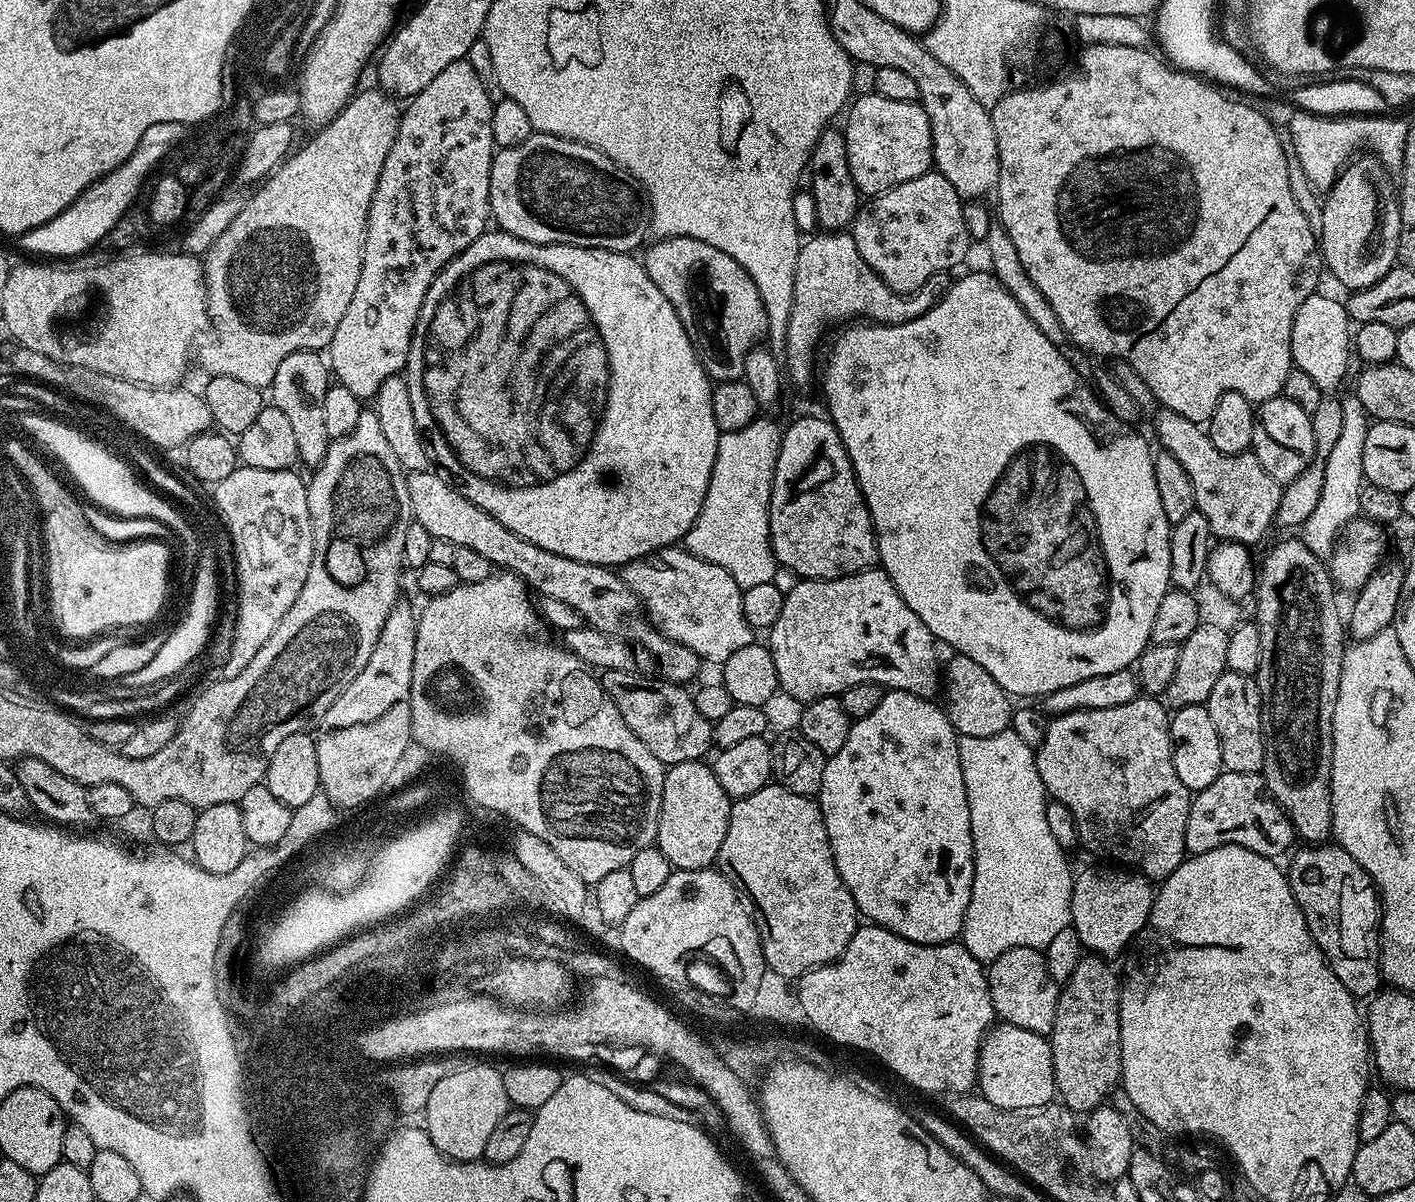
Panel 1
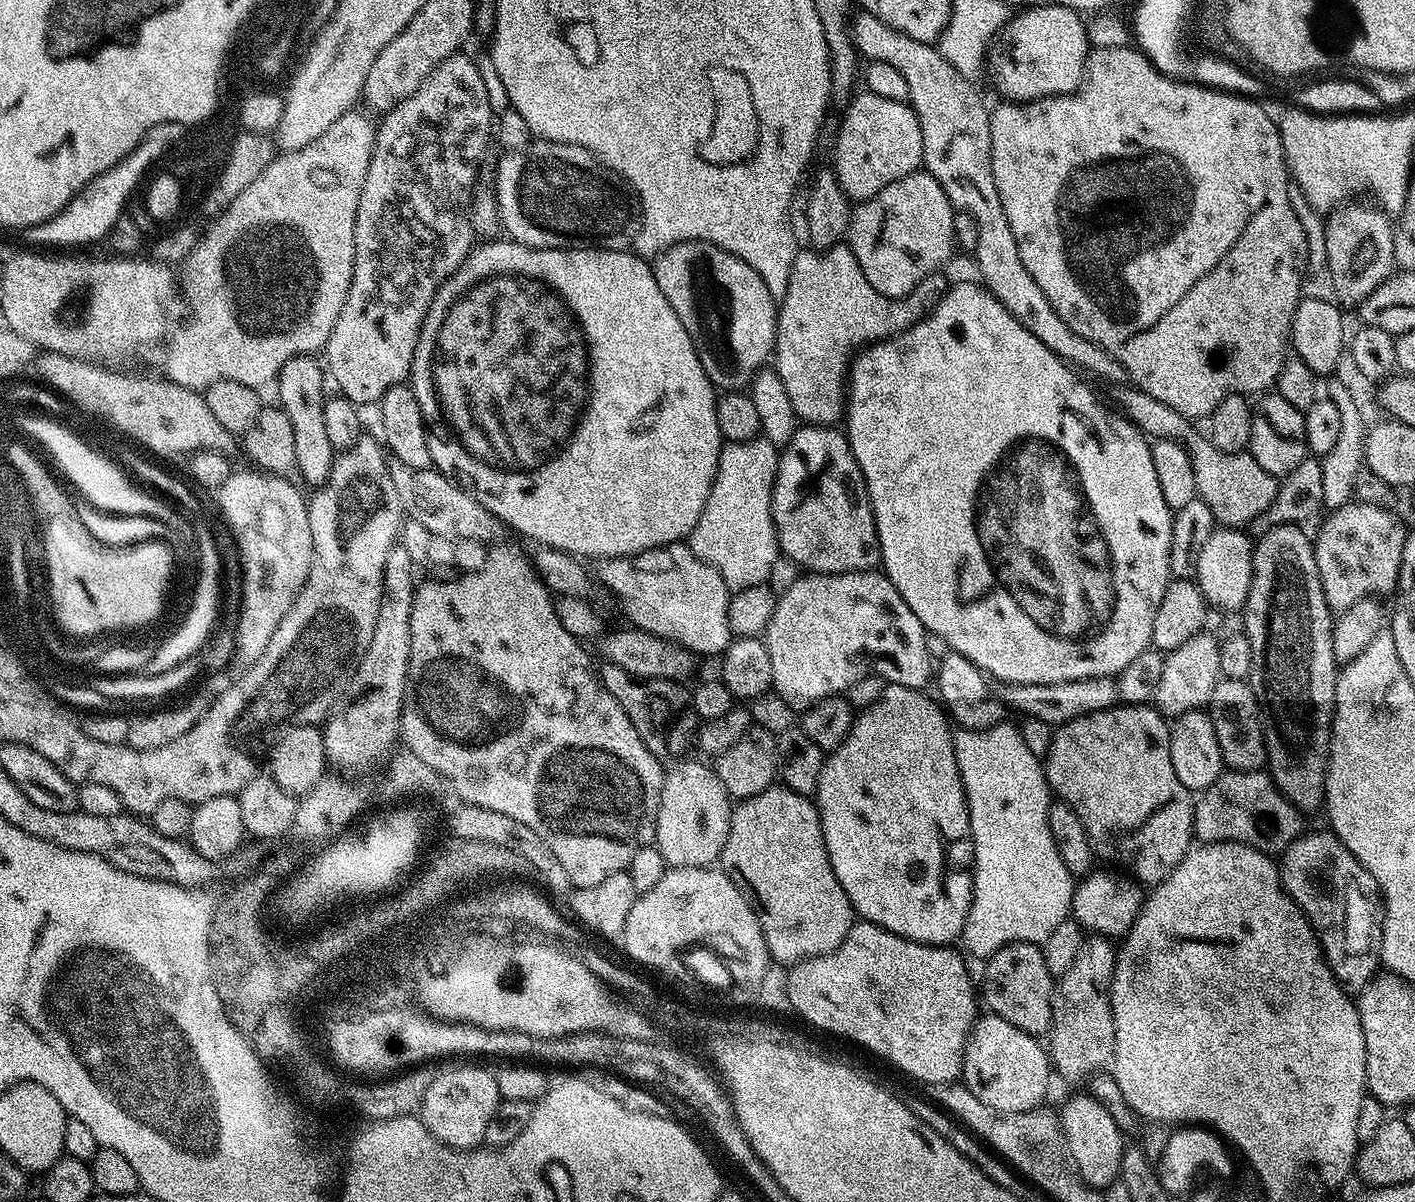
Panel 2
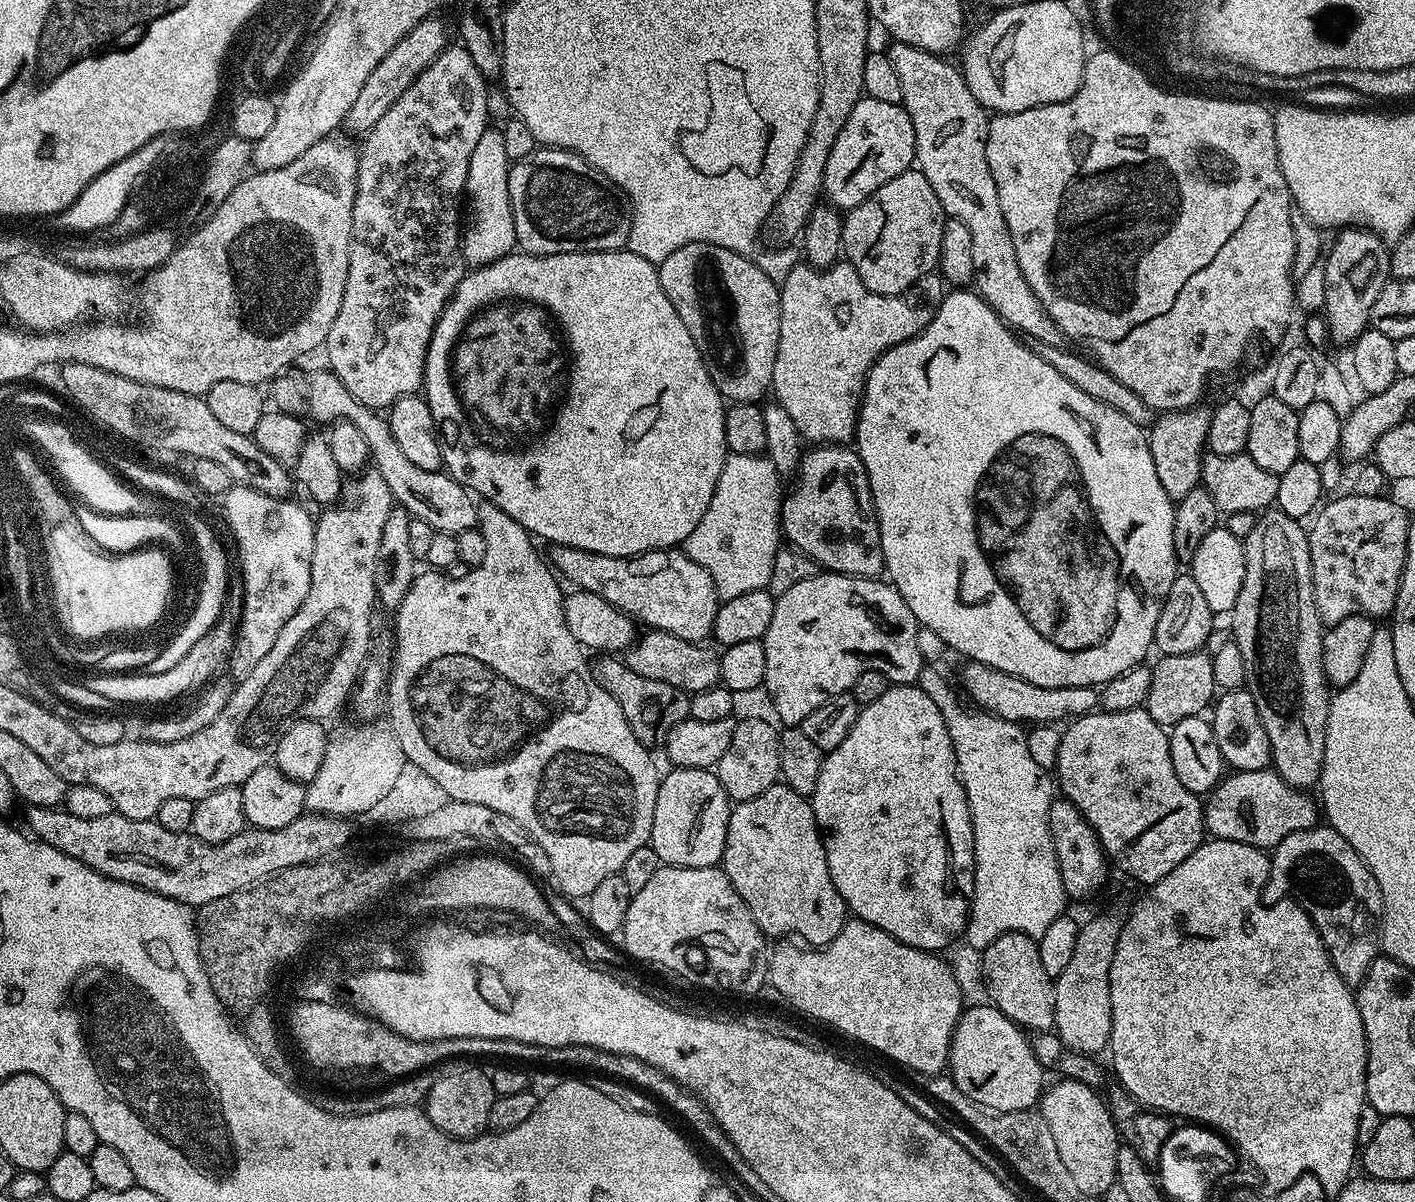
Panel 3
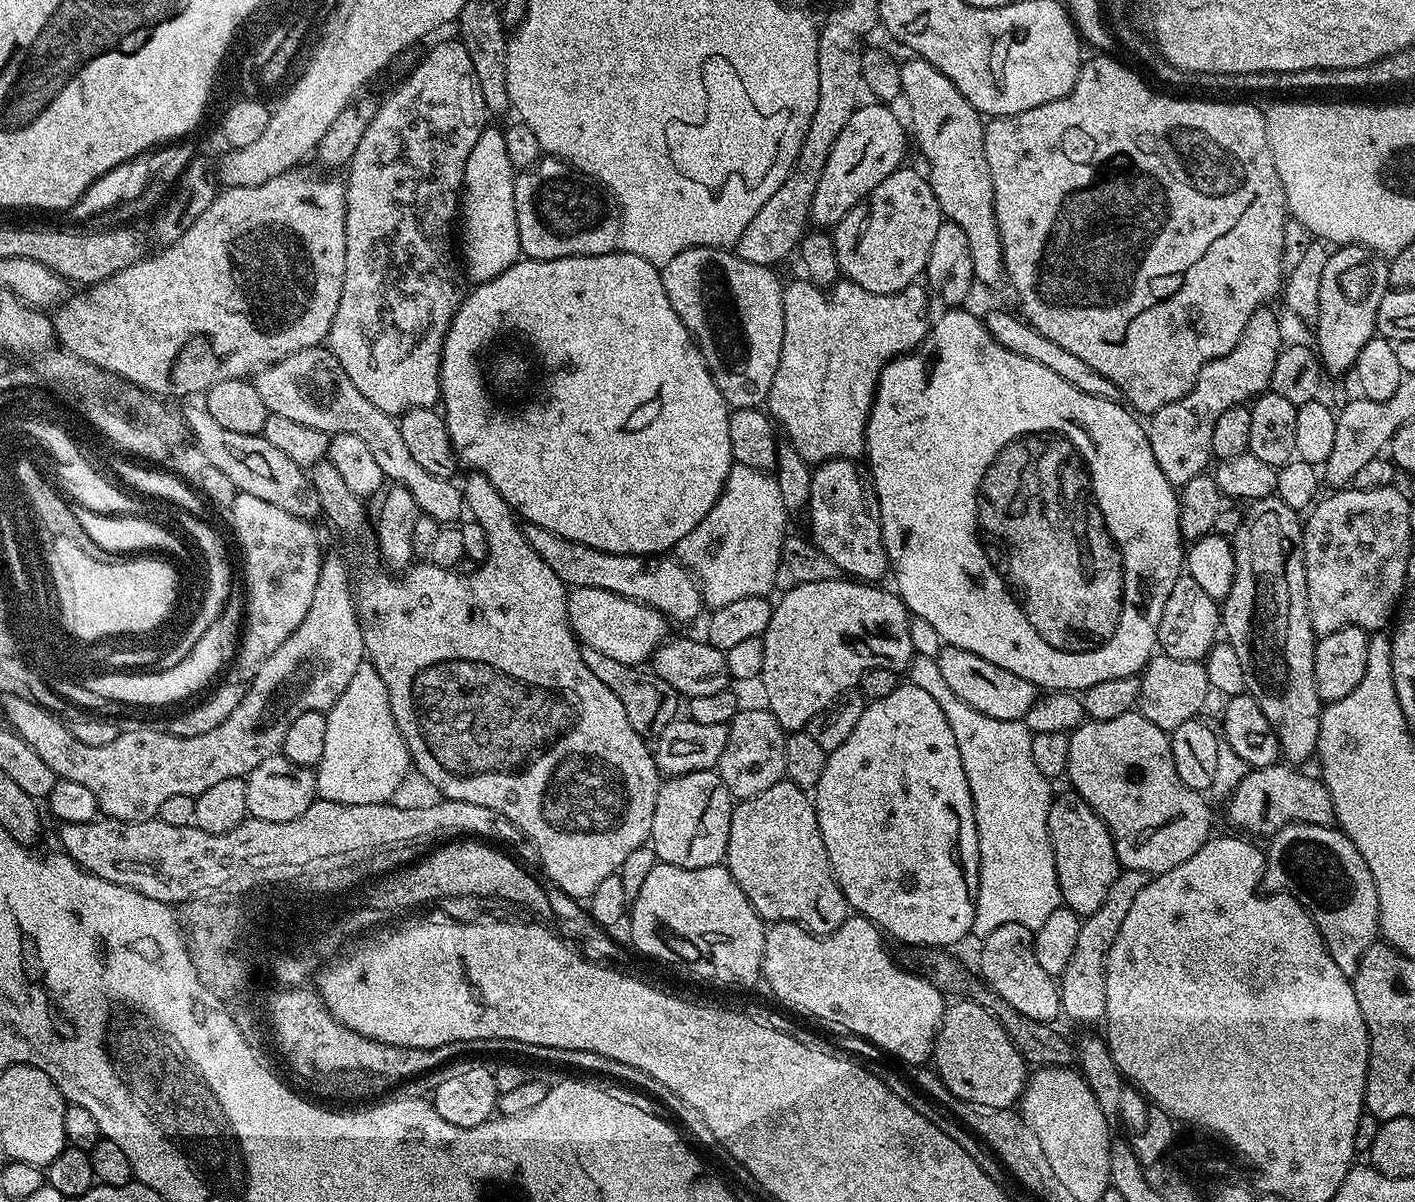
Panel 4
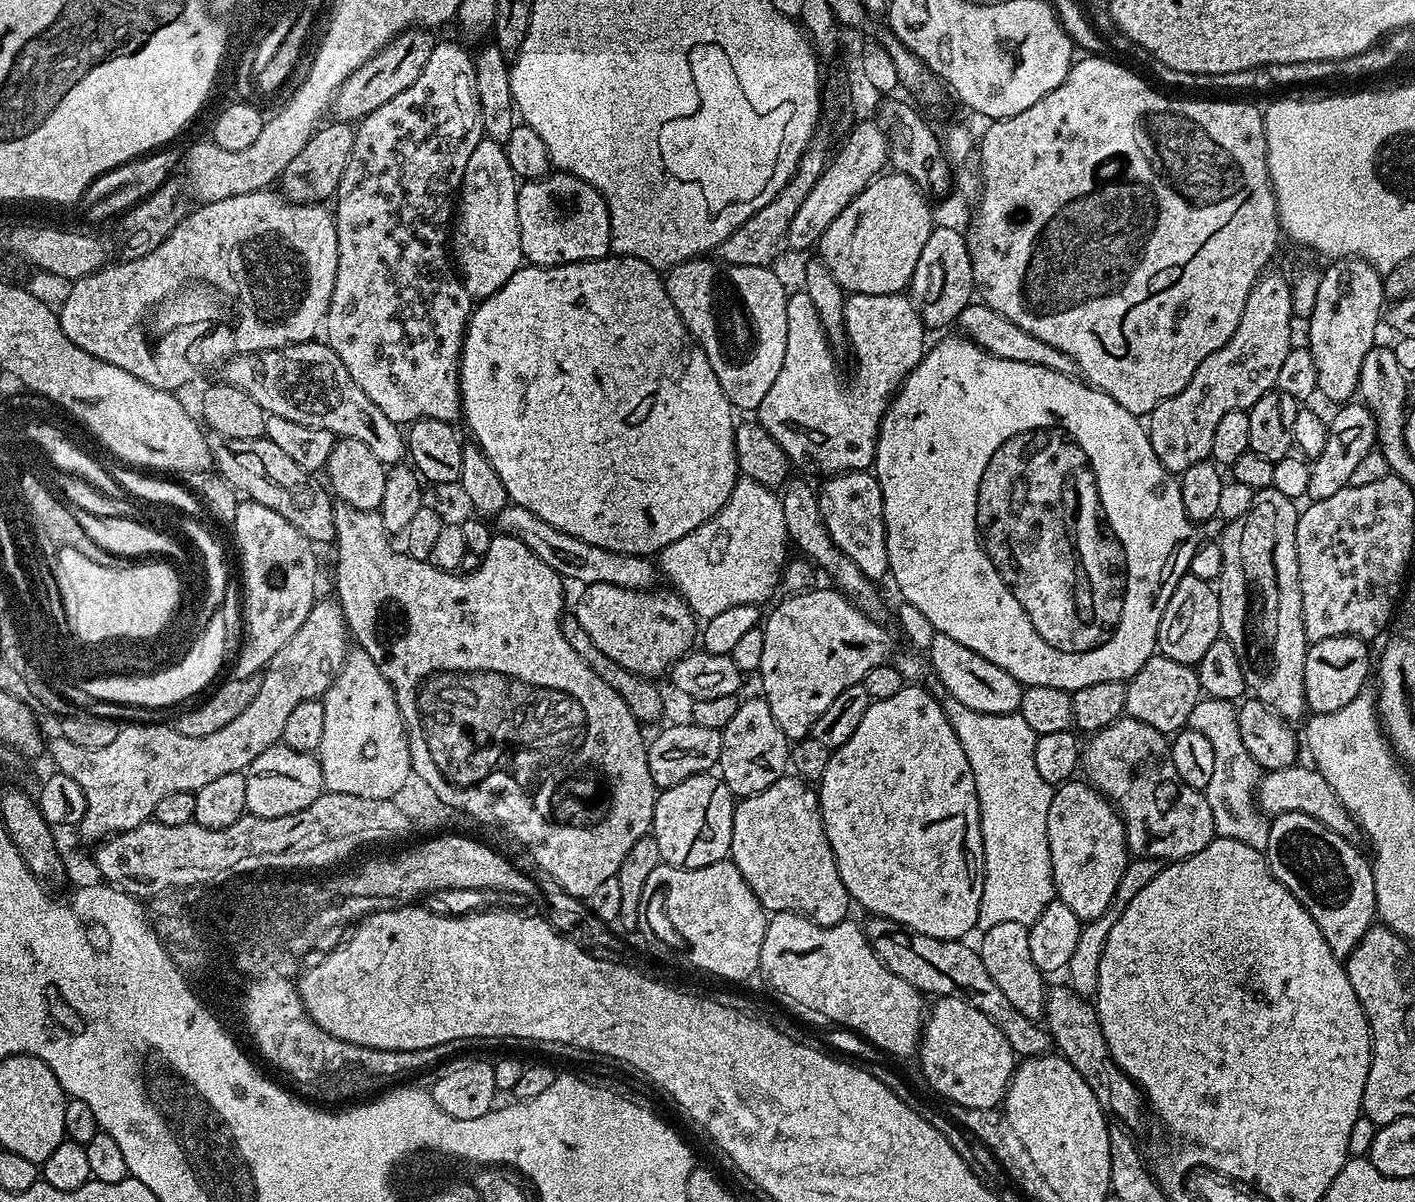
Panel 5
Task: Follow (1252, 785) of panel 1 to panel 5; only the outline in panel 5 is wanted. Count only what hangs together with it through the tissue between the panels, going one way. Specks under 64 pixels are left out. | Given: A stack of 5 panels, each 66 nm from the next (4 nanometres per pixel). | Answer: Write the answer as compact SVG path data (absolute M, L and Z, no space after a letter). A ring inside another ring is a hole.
M1293 766L1273 772L1265 771L1261 775L1259 787L1255 791L1255 802L1260 811L1268 818L1281 816L1287 812L1310 814L1310 818L1322 822L1322 826L1334 830L1334 834L1355 841L1358 836L1356 821L1348 813L1346 806L1342 806L1338 794L1334 794L1330 782L1326 782L1326 778L1322 778L1322 774L1316 771L1315 767L1300 767Z

